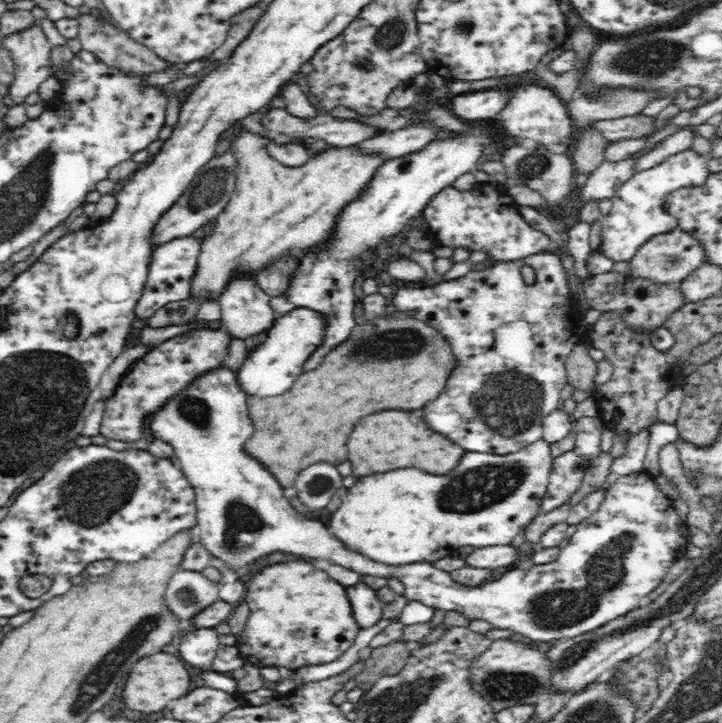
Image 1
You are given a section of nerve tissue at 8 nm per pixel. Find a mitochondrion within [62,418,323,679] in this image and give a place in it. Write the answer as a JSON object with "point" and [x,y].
{"point":[242,523]}

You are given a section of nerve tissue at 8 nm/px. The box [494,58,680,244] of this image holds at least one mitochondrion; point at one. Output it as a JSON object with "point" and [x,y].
{"point":[531,166]}

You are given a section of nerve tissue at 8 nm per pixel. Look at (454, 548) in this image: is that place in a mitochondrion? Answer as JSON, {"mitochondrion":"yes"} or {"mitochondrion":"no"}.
{"mitochondrion":"no"}

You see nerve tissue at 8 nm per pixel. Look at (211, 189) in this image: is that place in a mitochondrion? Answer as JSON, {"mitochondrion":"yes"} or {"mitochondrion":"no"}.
{"mitochondrion":"yes"}

